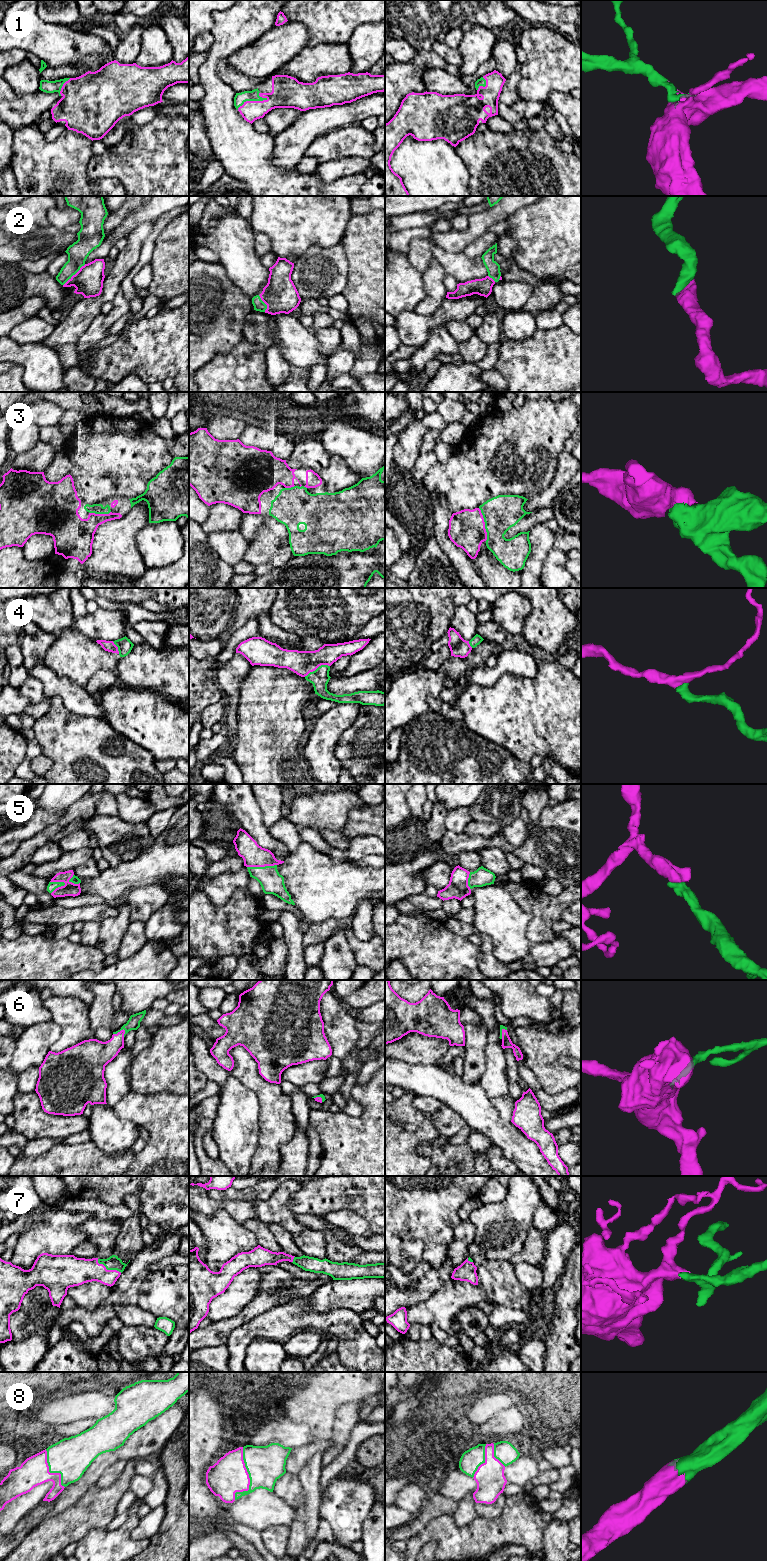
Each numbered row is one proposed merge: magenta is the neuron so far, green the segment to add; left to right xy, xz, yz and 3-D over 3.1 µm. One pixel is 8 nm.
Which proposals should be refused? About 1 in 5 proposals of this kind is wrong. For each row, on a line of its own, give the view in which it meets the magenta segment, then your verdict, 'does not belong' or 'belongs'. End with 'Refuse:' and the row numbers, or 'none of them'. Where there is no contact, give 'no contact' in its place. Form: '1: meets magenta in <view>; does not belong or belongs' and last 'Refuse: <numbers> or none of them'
1: meets magenta in xz; belongs
2: meets magenta in xy; belongs
3: meets magenta in yz; belongs
4: meets magenta in xz; belongs
5: meets magenta in xy; belongs
6: meets magenta in xy; belongs
7: meets magenta in xy; belongs
8: meets magenta in xz; belongs
Refuse: none of them

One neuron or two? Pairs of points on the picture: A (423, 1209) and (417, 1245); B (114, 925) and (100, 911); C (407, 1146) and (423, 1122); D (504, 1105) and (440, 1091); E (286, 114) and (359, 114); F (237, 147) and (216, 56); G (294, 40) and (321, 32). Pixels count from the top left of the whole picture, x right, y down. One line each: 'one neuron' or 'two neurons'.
A: two neurons
B: two neurons
C: one neuron
D: two neurons
E: two neurons
F: one neuron
G: two neurons

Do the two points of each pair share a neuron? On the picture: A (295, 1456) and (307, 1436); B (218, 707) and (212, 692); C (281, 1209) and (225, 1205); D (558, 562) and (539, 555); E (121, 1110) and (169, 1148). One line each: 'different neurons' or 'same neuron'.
A: different neurons
B: different neurons
C: same neuron
D: different neurons
E: same neuron

